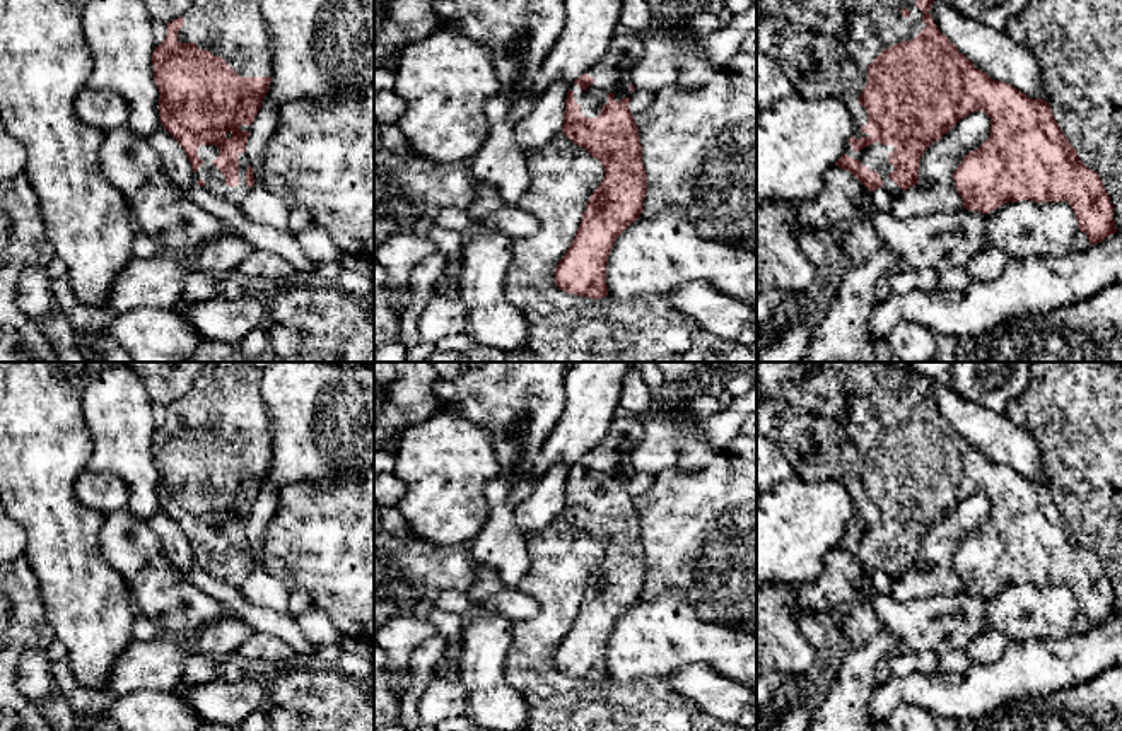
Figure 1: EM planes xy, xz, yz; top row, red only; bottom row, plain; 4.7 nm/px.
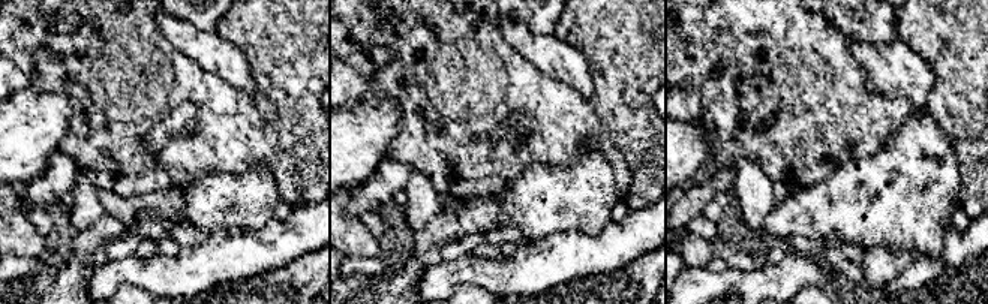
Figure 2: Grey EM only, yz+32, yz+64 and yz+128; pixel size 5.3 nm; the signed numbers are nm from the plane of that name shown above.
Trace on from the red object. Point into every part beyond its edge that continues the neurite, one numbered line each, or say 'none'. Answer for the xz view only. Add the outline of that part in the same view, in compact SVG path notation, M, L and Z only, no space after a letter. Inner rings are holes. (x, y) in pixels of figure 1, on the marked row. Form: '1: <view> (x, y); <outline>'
1: xz (612, 72); M620 29L605 55L586 72L594 82L586 91L574 82L569 87L582 116L598 118L610 92L615 94L617 102L634 94L630 91L632 70L642 55L644 36Z

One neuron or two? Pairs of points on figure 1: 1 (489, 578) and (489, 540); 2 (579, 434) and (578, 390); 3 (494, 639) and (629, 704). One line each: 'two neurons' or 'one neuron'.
1: two neurons
2: one neuron
3: two neurons

